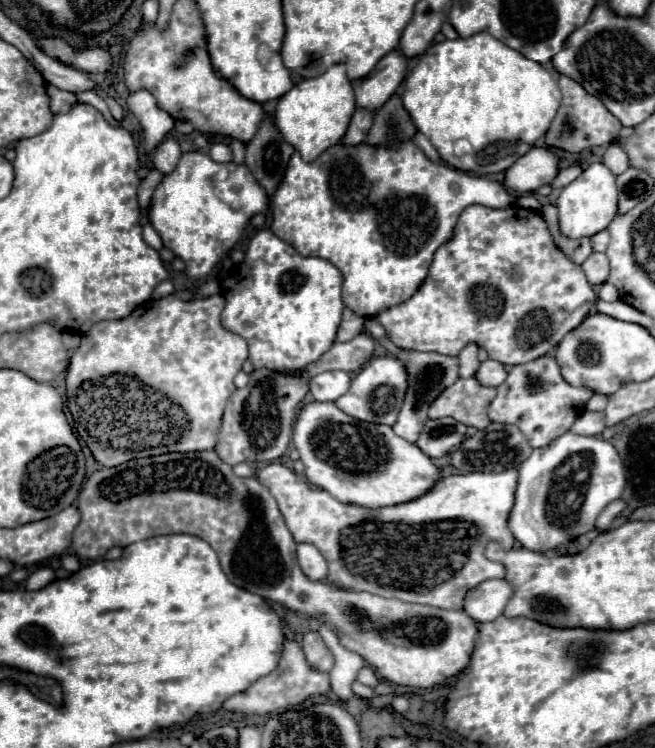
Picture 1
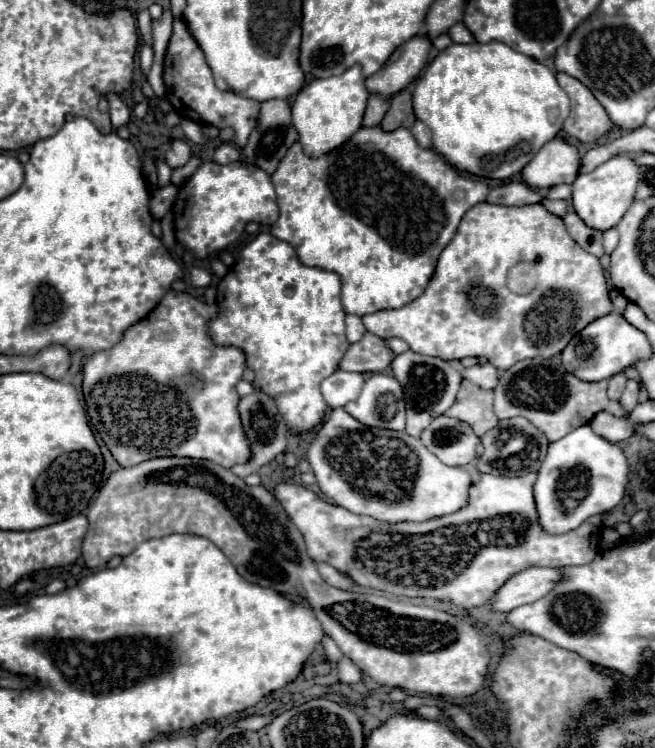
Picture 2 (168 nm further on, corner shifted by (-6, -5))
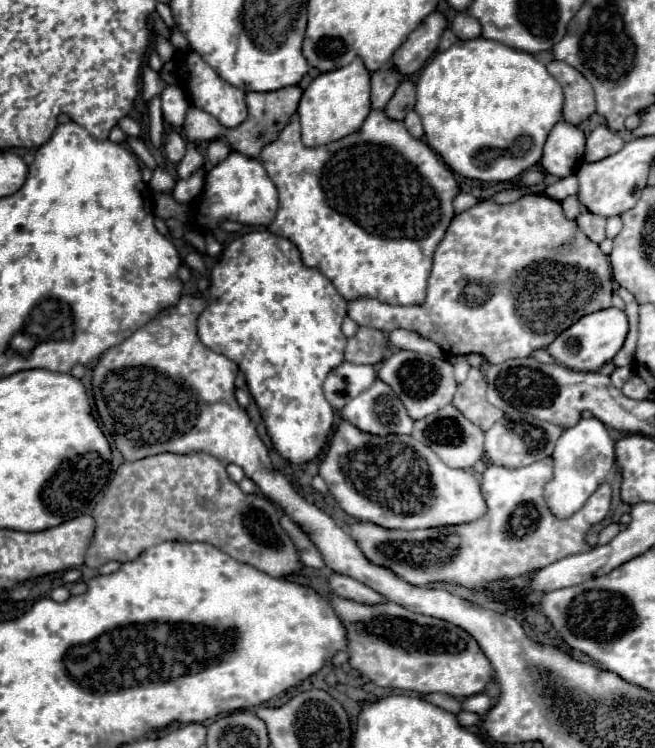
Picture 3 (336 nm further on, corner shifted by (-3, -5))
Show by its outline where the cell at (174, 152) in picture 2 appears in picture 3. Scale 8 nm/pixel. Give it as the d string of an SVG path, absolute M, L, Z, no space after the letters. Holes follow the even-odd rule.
M169 133L165 139L165 155L169 161L179 163L185 155L185 141L179 133Z

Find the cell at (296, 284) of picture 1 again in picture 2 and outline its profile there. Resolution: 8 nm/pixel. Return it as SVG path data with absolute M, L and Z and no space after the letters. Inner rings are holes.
M260 233L248 243L234 267L226 273L224 283L218 283L218 303L222 313L210 321L210 337L216 345L234 345L246 353L246 363L254 369L254 385L272 395L286 425L300 433L318 425L326 413L326 403L320 393L320 383L338 369L338 363L348 349L344 335L344 309L340 305L340 277L320 267L308 267L298 261L290 243L276 239L270 233Z

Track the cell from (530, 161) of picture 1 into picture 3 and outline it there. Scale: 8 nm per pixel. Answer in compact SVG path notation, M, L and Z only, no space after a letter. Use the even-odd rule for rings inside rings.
M557 123L549 133L549 139L543 149L541 167L557 177L569 177L575 173L577 163L585 151L585 133L571 123Z

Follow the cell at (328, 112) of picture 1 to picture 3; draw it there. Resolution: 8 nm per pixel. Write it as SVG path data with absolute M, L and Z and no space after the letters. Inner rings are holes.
M355 57L347 67L341 67L337 71L321 73L317 75L311 85L305 89L301 101L299 101L299 121L301 121L301 139L307 147L319 147L327 145L331 141L337 141L345 135L351 135L361 127L365 117L371 111L371 75L365 69L361 57Z

